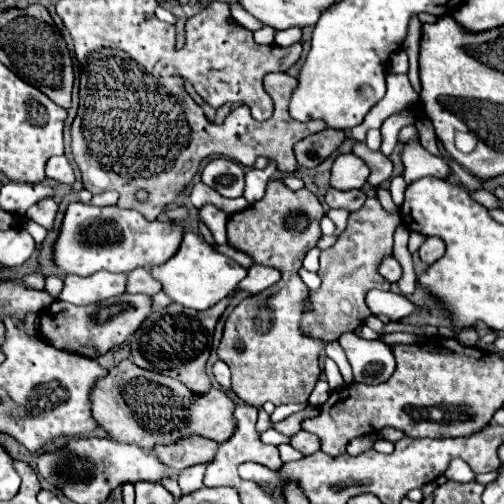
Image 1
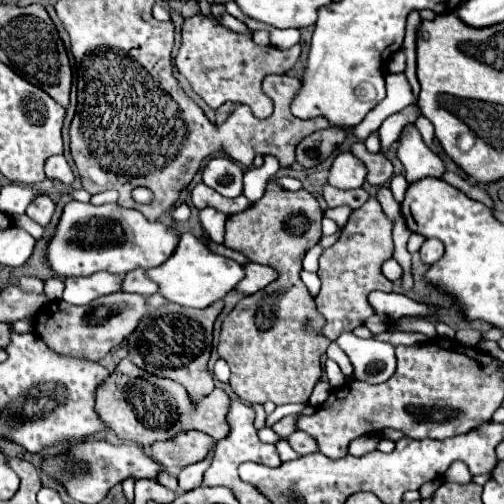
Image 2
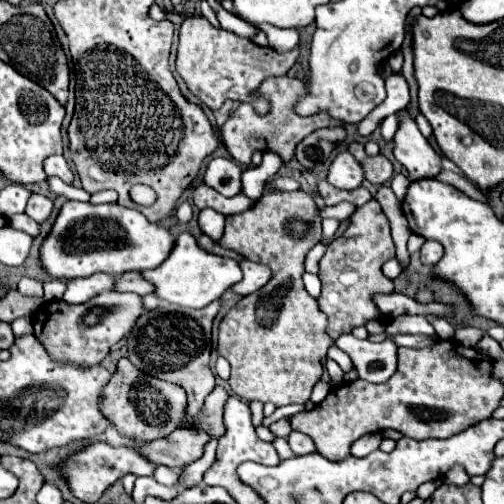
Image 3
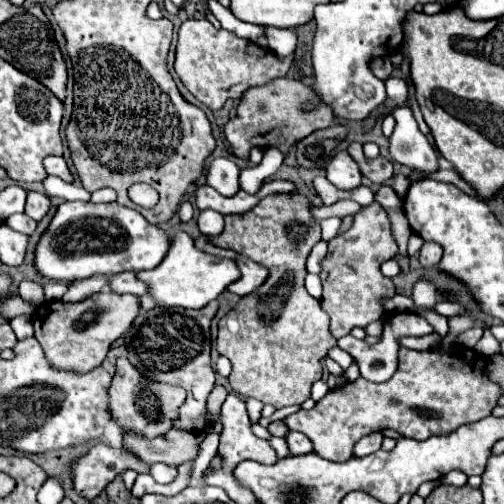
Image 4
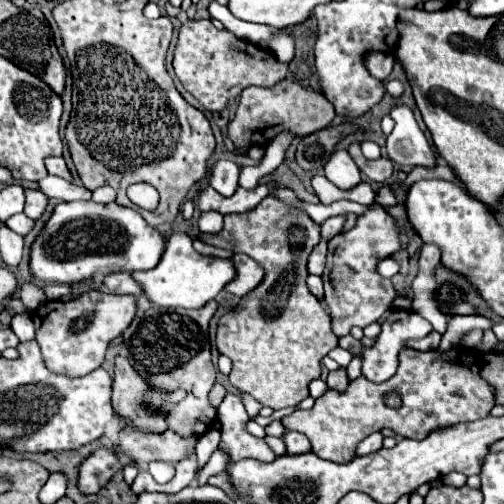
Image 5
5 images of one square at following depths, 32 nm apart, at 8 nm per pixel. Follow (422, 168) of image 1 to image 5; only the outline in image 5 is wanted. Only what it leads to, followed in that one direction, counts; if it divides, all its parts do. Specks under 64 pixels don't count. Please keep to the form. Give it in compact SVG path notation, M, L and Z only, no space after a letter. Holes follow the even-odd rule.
M392 104L390 116L396 122L394 130L388 134L386 150L388 158L400 166L434 166L436 156L428 144L424 132L420 130L412 110L404 104Z

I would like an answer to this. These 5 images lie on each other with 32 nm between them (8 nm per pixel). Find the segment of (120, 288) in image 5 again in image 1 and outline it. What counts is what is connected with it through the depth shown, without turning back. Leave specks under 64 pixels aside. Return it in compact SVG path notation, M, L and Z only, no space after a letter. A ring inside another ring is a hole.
M136 268L136 270L128 272L126 292L140 292L140 294L154 296L156 292L160 292L160 282L152 280L152 276L146 268Z

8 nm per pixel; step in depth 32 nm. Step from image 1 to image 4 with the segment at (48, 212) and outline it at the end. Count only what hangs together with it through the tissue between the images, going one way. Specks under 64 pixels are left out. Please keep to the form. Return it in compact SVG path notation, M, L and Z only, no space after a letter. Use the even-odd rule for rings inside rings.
M28 192L28 200L26 200L26 214L30 218L34 218L36 222L48 212L50 208L50 198L46 194L40 194L40 192Z

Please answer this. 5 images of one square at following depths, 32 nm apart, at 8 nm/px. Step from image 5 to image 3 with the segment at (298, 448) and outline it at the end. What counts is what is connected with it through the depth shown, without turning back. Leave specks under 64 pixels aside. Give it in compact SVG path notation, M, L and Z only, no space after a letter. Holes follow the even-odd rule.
M290 432L288 444L290 444L290 448L292 448L294 454L310 454L310 452L316 452L316 446L312 444L312 440L306 434L302 434L302 432Z

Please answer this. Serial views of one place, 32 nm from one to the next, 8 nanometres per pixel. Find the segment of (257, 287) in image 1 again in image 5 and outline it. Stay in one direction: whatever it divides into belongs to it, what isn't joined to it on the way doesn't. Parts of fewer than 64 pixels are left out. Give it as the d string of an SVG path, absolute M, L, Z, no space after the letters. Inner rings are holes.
M234 254L230 260L236 268L236 276L224 286L224 290L234 296L246 296L252 288L256 288L256 284L260 284L264 270L250 256L244 254Z

